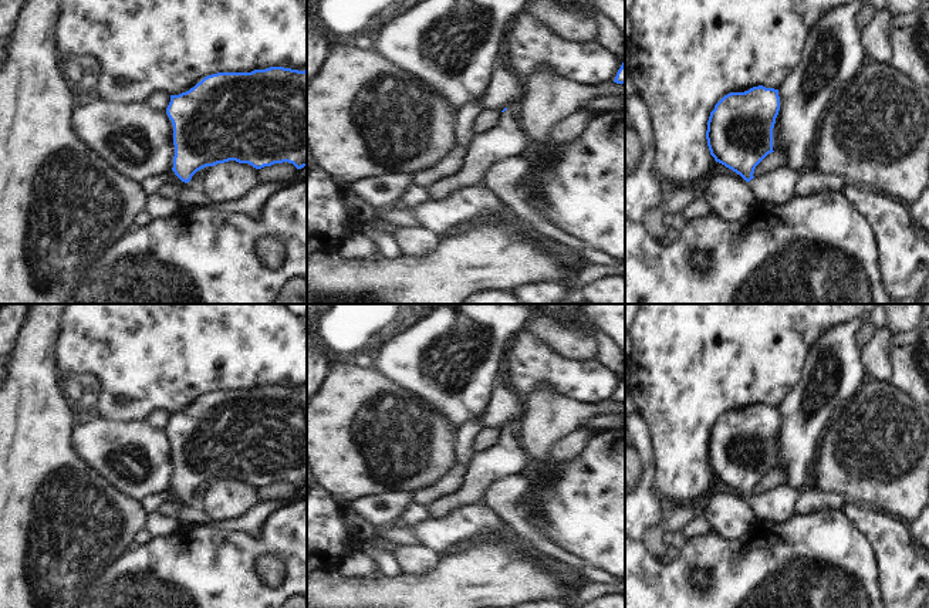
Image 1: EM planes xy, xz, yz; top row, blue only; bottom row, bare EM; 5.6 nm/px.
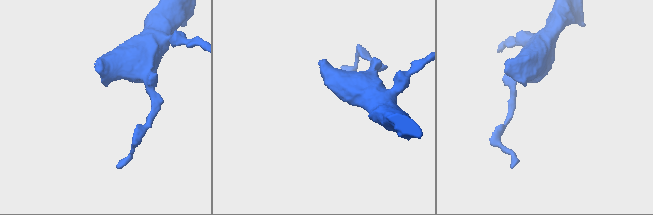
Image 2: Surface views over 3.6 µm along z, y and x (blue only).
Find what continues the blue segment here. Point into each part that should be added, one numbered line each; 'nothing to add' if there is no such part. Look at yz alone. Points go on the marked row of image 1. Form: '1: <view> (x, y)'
1: yz (777, 188).

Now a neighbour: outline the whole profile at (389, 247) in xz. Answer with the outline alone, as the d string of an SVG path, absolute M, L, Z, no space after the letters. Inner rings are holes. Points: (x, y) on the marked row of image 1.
M376 220L365 223L366 237L374 239L379 246L379 253L385 260L393 260L402 257L405 254L401 243L398 241L395 234L386 234L376 227Z

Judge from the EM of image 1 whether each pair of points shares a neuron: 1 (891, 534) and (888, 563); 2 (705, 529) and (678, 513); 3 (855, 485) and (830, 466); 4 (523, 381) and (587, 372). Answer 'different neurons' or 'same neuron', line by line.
1: same neuron
2: different neurons
3: same neuron
4: same neuron

